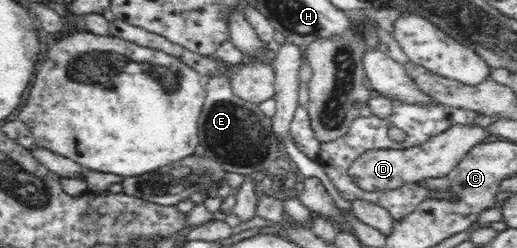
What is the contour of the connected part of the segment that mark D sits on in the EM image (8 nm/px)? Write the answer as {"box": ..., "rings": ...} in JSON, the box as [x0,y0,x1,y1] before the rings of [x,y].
{"box":[348,124,497,192],"rings":[[[455,124],[449,127],[449,130],[429,138],[421,146],[399,150],[368,150],[353,161],[348,175],[353,184],[367,192],[395,190],[395,188],[401,188],[403,184],[420,184],[427,178],[441,178],[449,174],[473,146],[497,139],[494,134],[490,134],[484,128],[485,126],[472,126],[472,124]]]}

